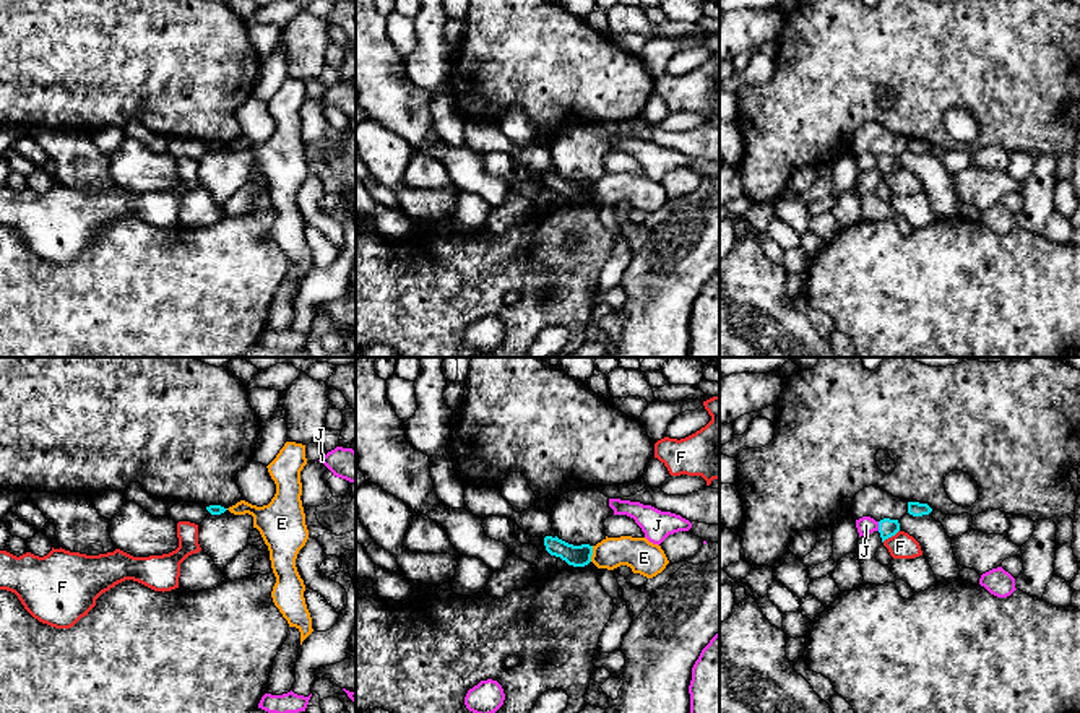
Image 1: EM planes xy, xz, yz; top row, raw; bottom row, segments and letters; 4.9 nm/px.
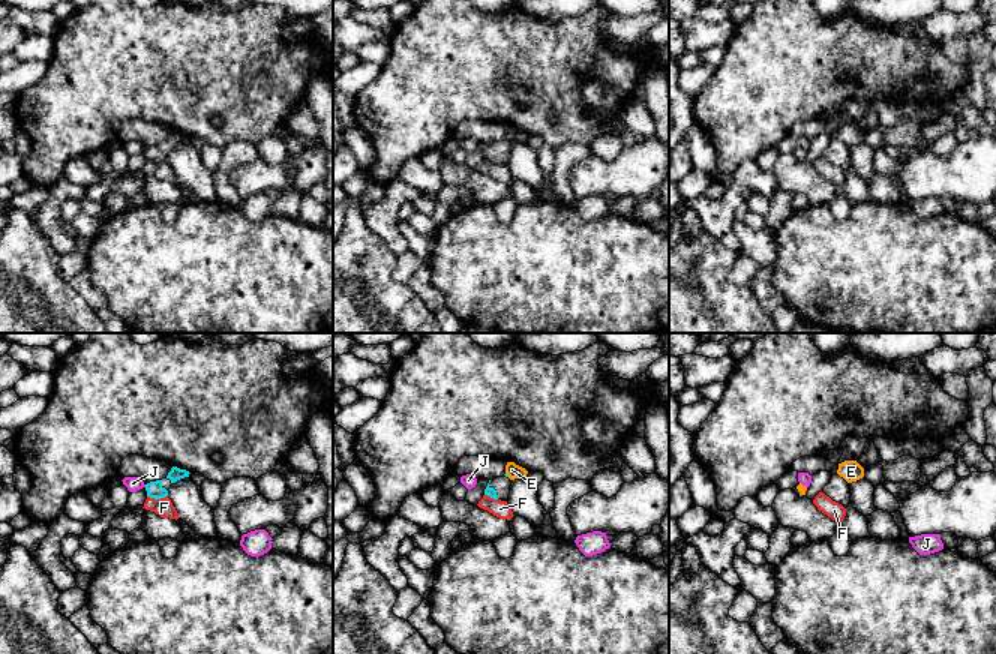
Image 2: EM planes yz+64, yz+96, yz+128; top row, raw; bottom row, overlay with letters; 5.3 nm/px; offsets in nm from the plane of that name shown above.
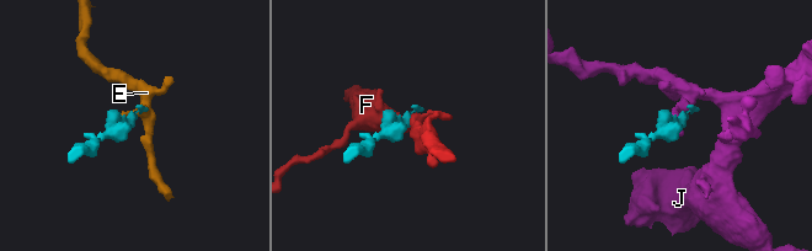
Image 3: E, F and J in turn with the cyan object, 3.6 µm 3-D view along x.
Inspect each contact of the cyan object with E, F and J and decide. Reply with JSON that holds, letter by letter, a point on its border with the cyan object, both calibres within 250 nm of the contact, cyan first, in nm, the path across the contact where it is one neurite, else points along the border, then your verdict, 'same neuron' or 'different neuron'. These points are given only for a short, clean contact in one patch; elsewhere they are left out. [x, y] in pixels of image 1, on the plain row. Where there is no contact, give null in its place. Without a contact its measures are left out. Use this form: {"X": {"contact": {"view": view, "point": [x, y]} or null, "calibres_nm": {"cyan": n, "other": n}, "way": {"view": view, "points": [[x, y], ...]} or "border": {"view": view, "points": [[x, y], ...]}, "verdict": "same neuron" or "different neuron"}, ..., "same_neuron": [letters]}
{"E": {"contact": {"view": "xz", "point": [591, 190]}, "calibres_nm": {"cyan": 110, "other": 160}, "border": {"view": "xz", "points": [[593, 182], [590, 197]]}, "verdict": "different neuron"}, "F": {"contact": {"view": "yz", "point": [890, 172]}, "calibres_nm": {"cyan": 90, "other": 130}, "border": {"view": "yz", "points": [[898, 166], [882, 177]]}, "verdict": "different neuron"}, "J": {"contact": {"view": "yz", "point": [879, 163]}, "calibres_nm": {"cyan": 90, "other": 90}, "border": {"view": "yz", "points": [[877, 158], [879, 166]]}, "verdict": "different neuron"}, "same_neuron": []}

